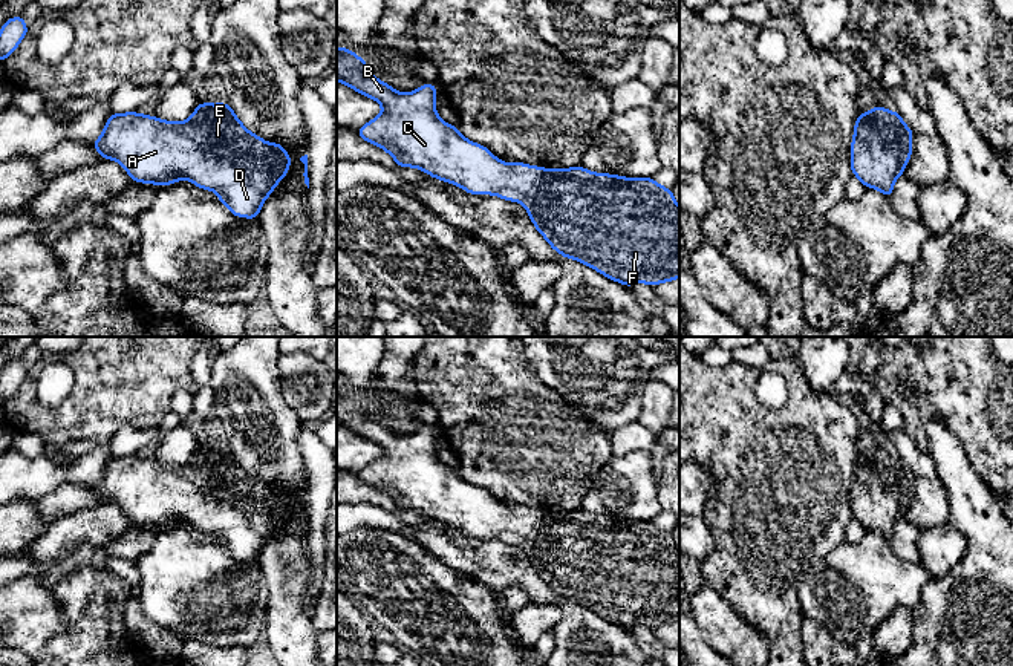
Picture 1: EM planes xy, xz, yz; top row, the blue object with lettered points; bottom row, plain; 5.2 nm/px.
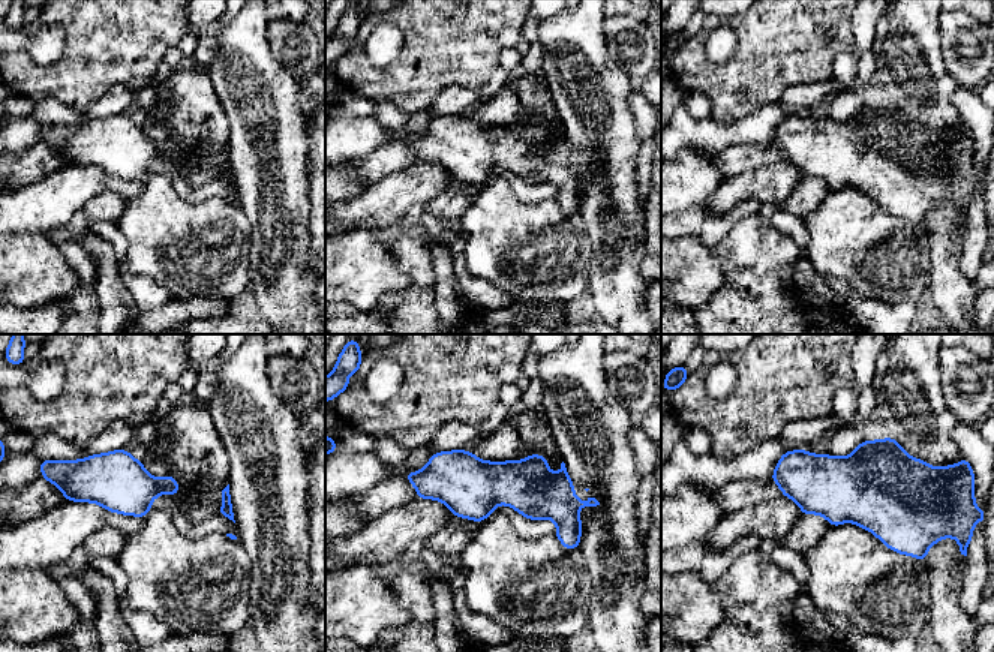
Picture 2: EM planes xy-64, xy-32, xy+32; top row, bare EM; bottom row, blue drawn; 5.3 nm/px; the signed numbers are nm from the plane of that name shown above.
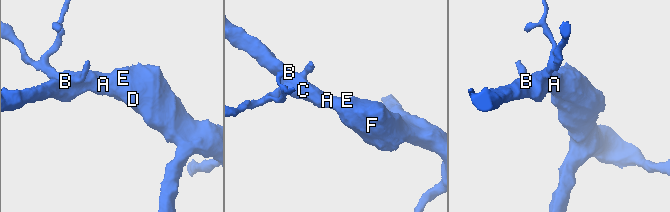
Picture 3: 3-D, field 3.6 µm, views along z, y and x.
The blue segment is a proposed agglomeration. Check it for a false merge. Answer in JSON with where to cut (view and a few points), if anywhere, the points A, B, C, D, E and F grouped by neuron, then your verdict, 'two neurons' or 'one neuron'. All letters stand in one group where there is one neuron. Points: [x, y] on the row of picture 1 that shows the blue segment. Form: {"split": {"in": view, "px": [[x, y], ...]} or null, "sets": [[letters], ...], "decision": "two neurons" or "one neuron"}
{"split": null, "sets": [["A", "B", "C", "D", "E", "F"]], "decision": "one neuron"}

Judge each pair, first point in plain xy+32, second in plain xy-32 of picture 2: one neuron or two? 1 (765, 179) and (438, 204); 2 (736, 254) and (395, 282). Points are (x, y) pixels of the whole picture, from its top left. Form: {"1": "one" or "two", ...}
{"1": "two", "2": "two"}

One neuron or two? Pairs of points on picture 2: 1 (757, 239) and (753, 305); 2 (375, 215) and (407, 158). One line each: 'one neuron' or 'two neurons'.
1: one neuron
2: two neurons

